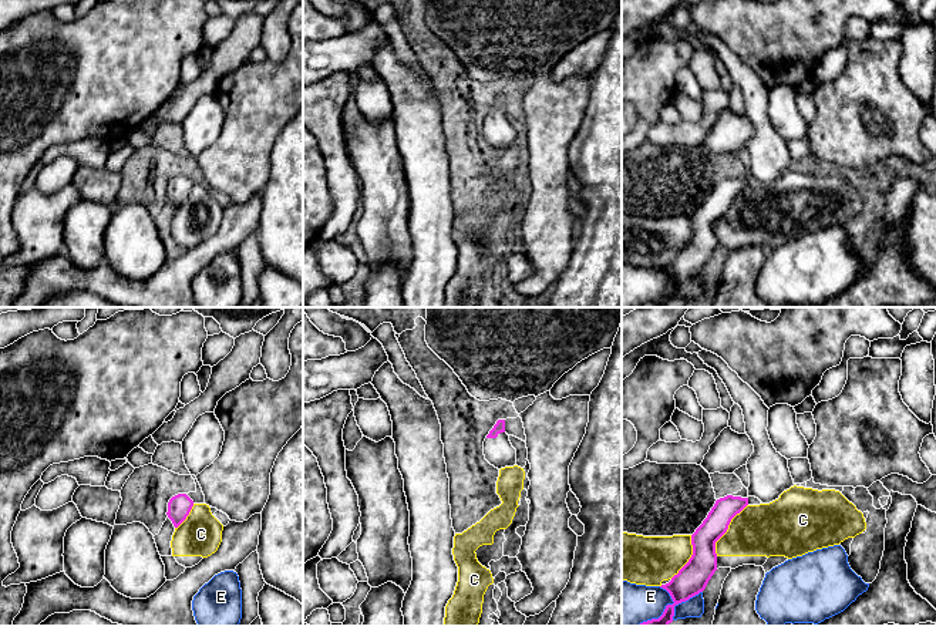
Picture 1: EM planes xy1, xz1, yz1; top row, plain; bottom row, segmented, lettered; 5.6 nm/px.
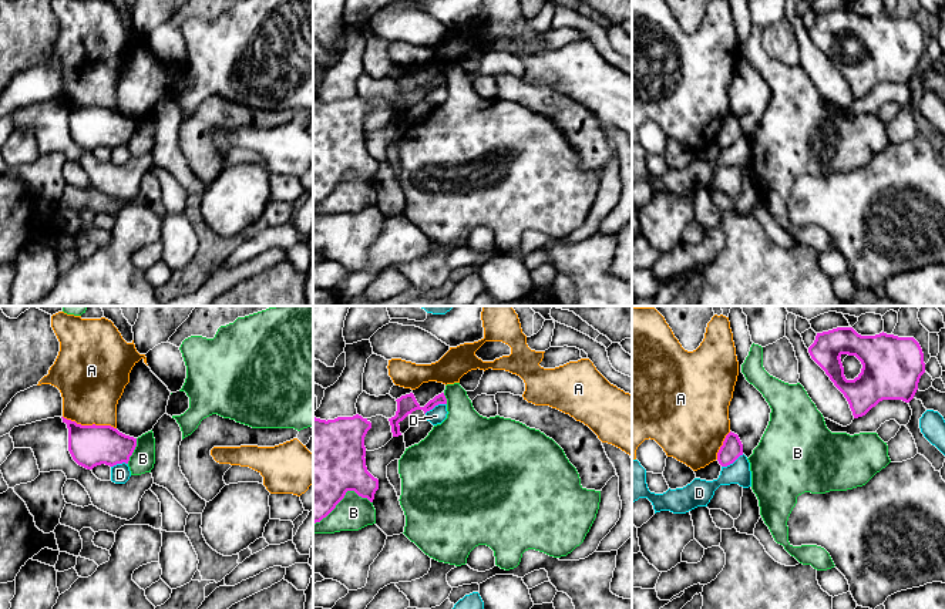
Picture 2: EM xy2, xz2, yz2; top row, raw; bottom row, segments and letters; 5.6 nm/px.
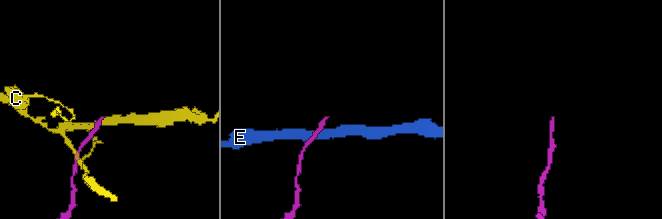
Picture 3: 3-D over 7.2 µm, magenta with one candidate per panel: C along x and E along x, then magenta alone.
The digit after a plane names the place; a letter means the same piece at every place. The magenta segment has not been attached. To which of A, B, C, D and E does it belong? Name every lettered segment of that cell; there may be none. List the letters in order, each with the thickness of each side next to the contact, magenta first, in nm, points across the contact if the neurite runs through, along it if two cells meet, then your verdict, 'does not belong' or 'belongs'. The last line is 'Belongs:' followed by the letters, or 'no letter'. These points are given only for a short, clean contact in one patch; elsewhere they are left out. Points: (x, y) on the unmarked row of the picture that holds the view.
A: 240/360 nm | along xy2 (63, 97), (81, 106), (110, 106), (115, 110) | does not belong
B: 480/200 nm | does not belong
C: 160/300 nm | does not belong
D: 110/90 nm | does not belong
E: 170/280 nm | does not belong
Belongs: no letter

